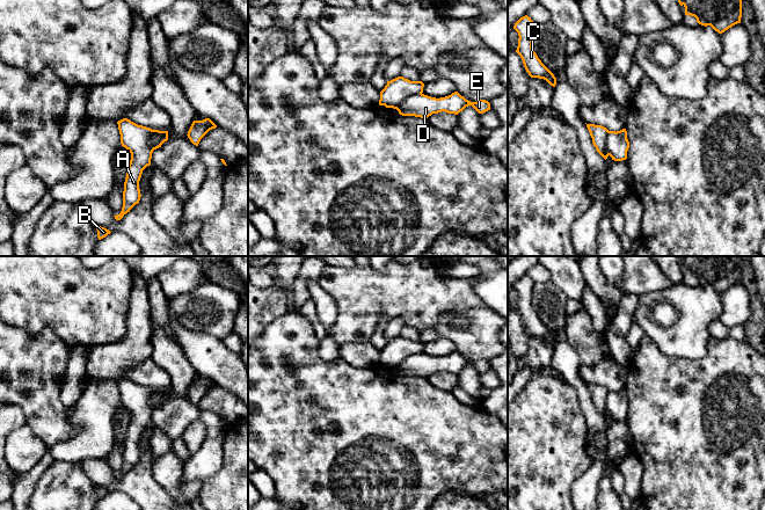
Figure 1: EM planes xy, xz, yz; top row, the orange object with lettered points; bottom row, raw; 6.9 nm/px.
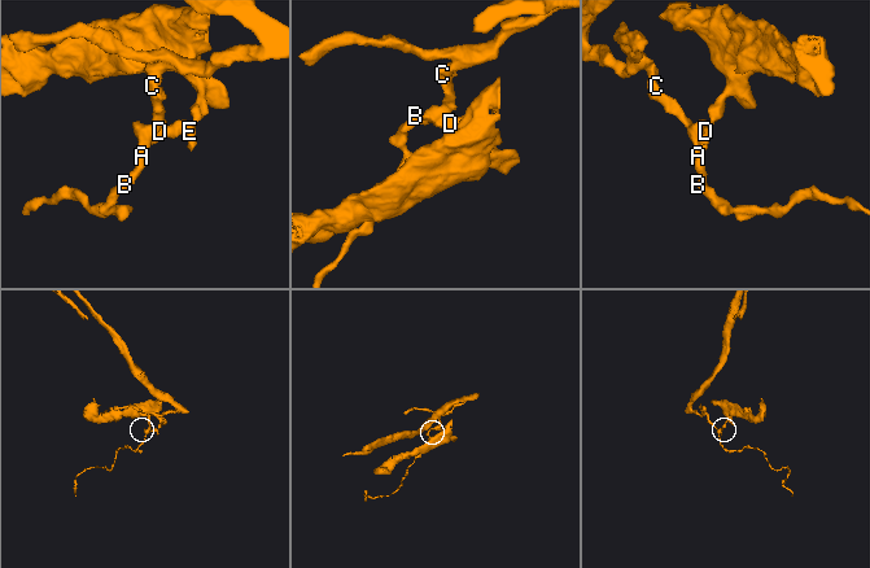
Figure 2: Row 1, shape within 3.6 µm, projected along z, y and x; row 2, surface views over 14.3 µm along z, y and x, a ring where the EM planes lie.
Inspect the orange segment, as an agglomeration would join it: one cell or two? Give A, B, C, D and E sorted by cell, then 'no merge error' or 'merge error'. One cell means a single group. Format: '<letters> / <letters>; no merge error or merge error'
A B C / D E; merge error

